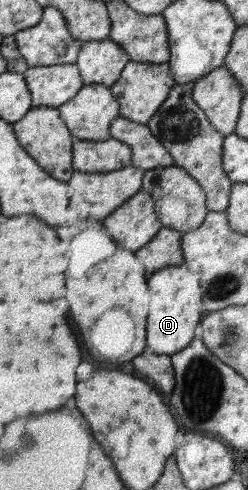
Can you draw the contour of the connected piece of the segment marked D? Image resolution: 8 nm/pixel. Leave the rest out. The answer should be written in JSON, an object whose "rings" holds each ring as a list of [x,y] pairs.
{"rings":[[[184,263],[166,266],[148,277],[148,291],[150,299],[146,317],[146,347],[150,347],[150,351],[156,355],[172,355],[192,341],[204,314],[198,274],[188,271]]]}

